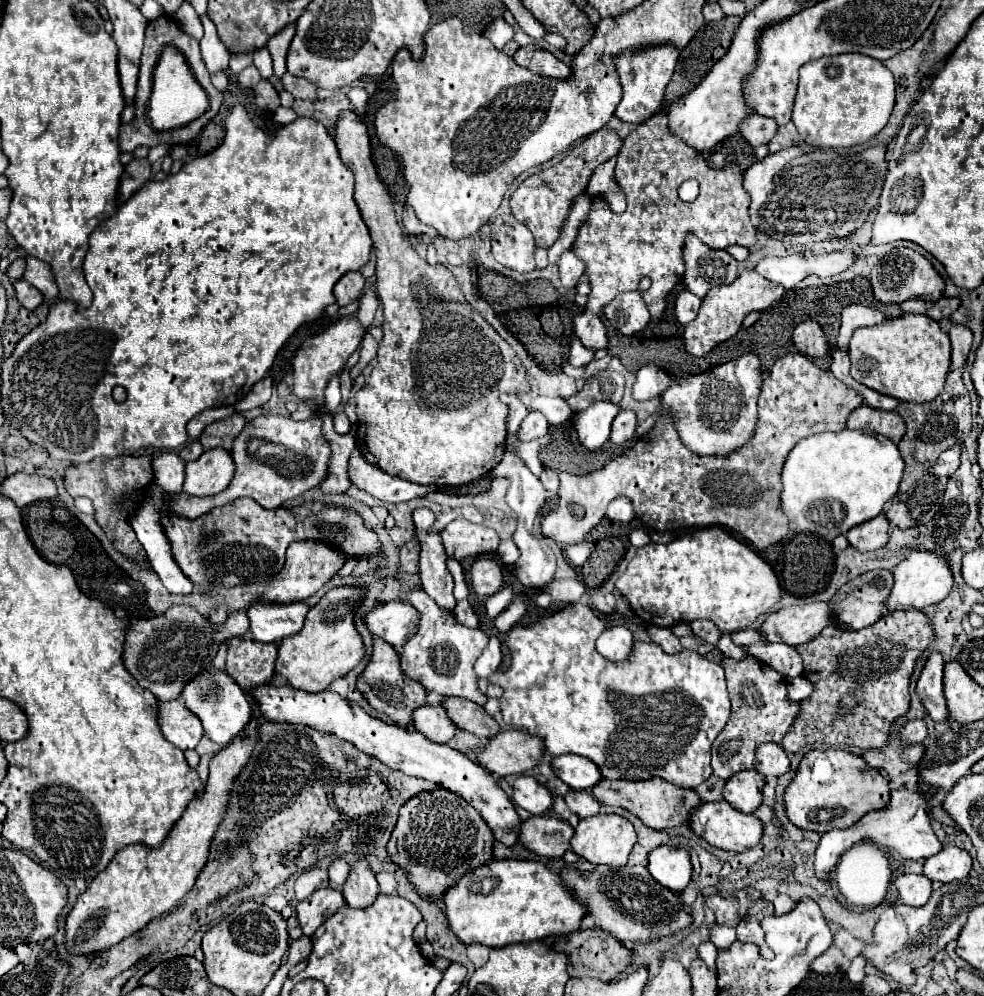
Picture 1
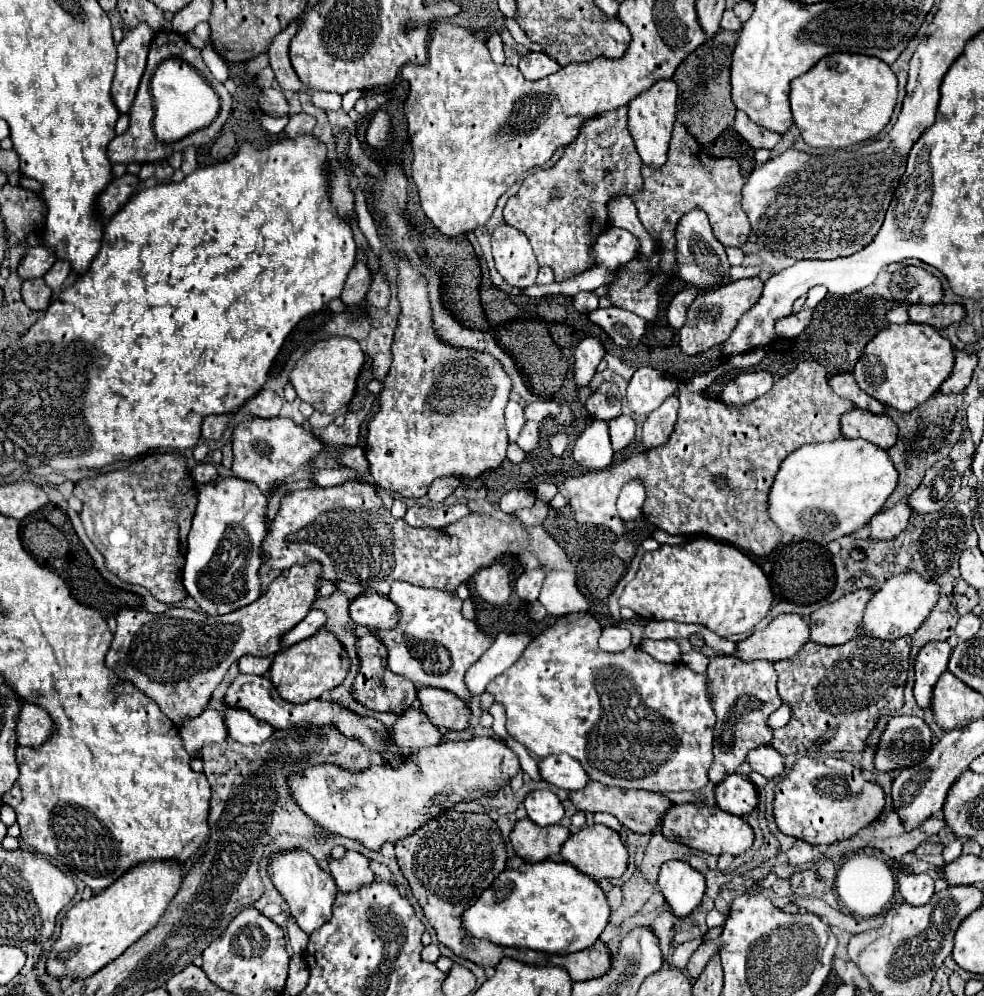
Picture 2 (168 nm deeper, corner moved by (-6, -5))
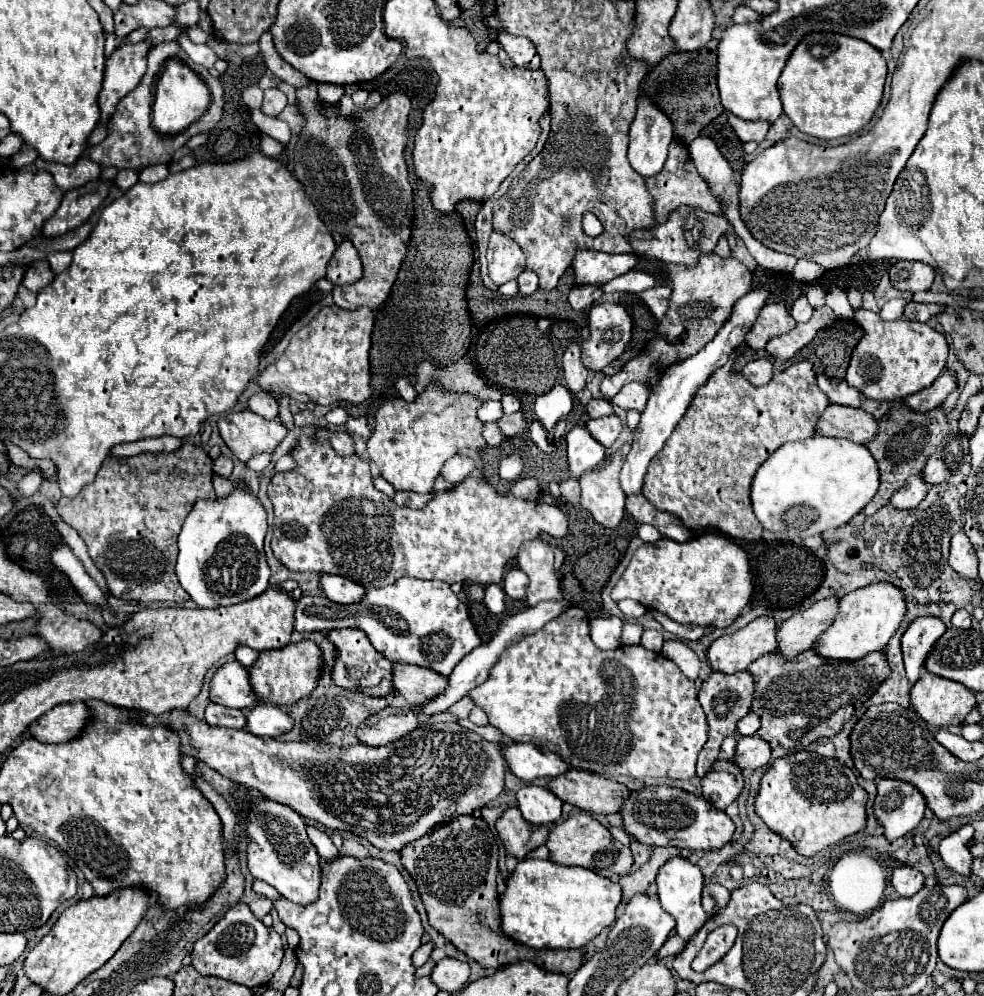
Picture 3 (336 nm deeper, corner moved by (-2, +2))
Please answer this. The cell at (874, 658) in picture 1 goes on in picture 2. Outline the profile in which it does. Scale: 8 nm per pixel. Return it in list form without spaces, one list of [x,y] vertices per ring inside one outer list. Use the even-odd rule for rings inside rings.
[[[860,637],[836,647],[806,643],[794,657],[776,661],[778,693],[782,703],[792,709],[792,721],[772,733],[770,745],[782,755],[862,751],[880,715],[902,707],[910,667],[908,651],[910,637],[900,637],[894,643]]]

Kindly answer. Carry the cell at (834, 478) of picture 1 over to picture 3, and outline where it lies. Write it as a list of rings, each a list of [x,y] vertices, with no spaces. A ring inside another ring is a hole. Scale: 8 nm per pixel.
[[[812,436],[812,438],[806,438],[806,440],[800,440],[800,442],[786,442],[784,446],[780,446],[762,466],[760,470],[756,472],[756,480],[752,482],[752,494],[750,494],[750,500],[752,500],[752,508],[756,512],[756,518],[762,522],[762,526],[770,532],[776,532],[776,534],[786,534],[792,542],[798,542],[806,536],[812,536],[812,534],[822,534],[824,530],[830,530],[830,528],[840,528],[844,526],[846,522],[852,520],[852,516],[856,516],[858,512],[864,510],[864,506],[874,498],[874,494],[878,492],[878,486],[880,486],[880,470],[878,470],[878,464],[876,460],[872,458],[872,454],[868,452],[868,448],[864,444],[856,444],[856,442],[850,442],[846,438],[826,438],[826,436]]]

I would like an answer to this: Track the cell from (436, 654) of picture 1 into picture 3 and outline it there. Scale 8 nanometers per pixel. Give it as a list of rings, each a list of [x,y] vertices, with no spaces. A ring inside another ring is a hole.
[[[398,578],[390,586],[368,590],[364,602],[356,606],[340,606],[326,596],[302,596],[298,600],[294,626],[298,634],[356,626],[368,634],[372,646],[386,660],[436,670],[446,678],[470,650],[480,646],[480,636],[468,616],[468,606],[458,600],[450,584],[440,580]]]

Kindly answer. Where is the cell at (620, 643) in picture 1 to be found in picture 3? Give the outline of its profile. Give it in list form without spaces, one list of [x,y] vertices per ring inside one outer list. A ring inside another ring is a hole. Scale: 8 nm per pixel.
[[[602,616],[602,618],[594,618],[590,622],[590,636],[592,642],[600,648],[600,650],[614,650],[622,646],[622,618],[616,616]]]

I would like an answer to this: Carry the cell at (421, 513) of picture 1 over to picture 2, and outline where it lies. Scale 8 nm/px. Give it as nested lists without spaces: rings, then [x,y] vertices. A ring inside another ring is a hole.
[[[440,477],[438,481],[434,481],[434,483],[430,485],[428,497],[430,497],[434,503],[440,503],[440,501],[444,501],[448,495],[452,495],[458,485],[460,485],[460,479],[458,479],[458,477]]]

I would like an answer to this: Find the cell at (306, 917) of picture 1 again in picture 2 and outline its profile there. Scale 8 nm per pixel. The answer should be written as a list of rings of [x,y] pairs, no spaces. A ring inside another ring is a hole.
[[[286,849],[274,853],[268,861],[268,877],[274,889],[282,895],[288,911],[294,915],[302,931],[312,933],[312,929],[322,927],[332,917],[332,905],[336,899],[336,883],[330,873],[320,869],[316,859],[304,849]]]

